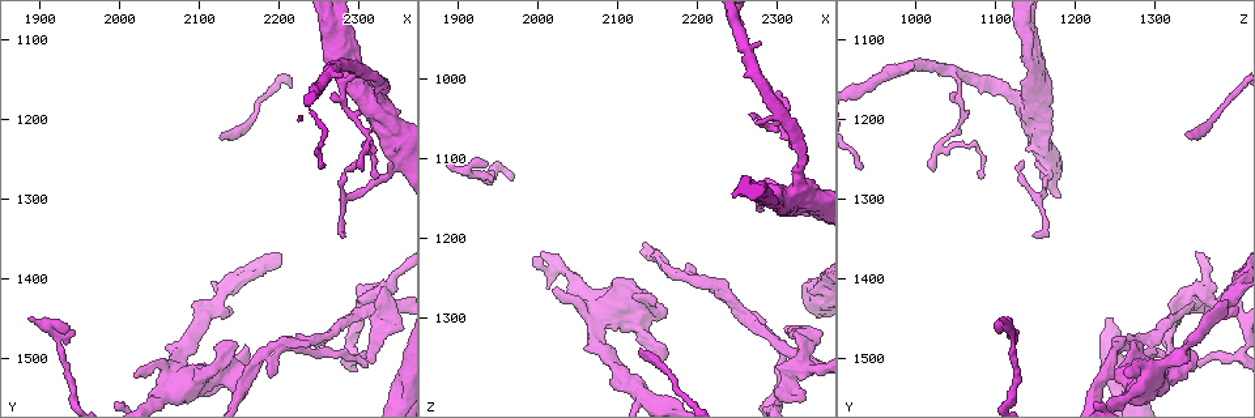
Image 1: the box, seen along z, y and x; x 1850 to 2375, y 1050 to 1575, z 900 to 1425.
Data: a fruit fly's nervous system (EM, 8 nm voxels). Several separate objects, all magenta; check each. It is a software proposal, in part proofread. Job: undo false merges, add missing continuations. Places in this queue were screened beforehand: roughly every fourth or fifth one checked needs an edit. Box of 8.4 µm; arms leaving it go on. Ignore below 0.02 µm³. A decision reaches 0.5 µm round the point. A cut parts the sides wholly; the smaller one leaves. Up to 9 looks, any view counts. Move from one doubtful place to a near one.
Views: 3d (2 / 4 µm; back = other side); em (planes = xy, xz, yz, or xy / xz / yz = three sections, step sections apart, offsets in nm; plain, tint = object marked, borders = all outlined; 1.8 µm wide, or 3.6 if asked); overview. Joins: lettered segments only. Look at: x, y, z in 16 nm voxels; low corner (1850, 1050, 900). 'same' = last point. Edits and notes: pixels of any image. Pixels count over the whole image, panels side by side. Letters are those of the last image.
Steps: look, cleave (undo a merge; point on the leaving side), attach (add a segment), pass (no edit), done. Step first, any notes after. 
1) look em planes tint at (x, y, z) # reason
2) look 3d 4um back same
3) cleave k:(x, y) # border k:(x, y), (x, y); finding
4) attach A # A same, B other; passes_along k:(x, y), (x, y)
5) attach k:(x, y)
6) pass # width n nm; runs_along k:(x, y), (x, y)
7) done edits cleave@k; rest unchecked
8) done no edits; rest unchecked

look 3d 2um at (2020, 1520, 1265) # an open end

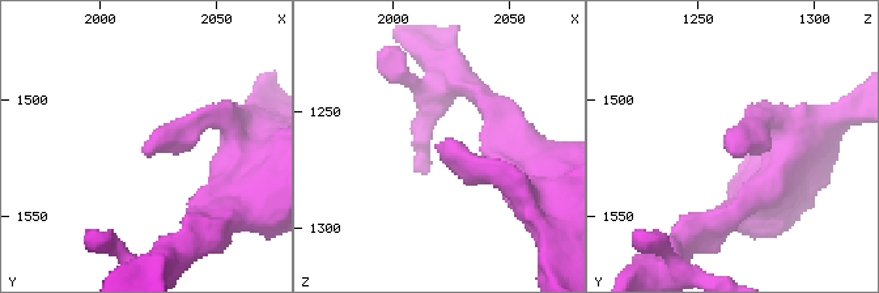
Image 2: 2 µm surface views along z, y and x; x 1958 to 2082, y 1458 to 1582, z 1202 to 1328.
look em planes tint at (2019, 1522, 1266) # need the tissue

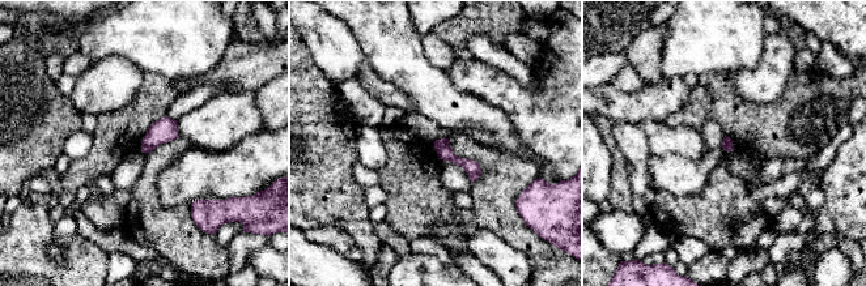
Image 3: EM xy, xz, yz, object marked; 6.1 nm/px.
look em planes borders same # what lies round it

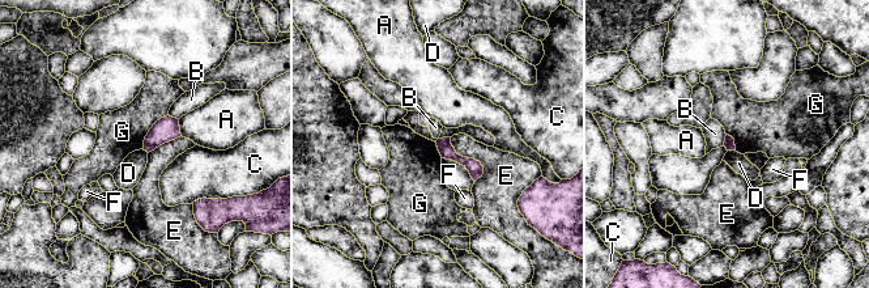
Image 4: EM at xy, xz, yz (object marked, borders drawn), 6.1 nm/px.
pass # A other, B other, C other, D other, E other, F other, G other; runs_along 4:(439, 143), (478, 173); none of them fits

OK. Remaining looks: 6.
look em xy step 8 tint at (1925, 1475, 1120) # calibre changes

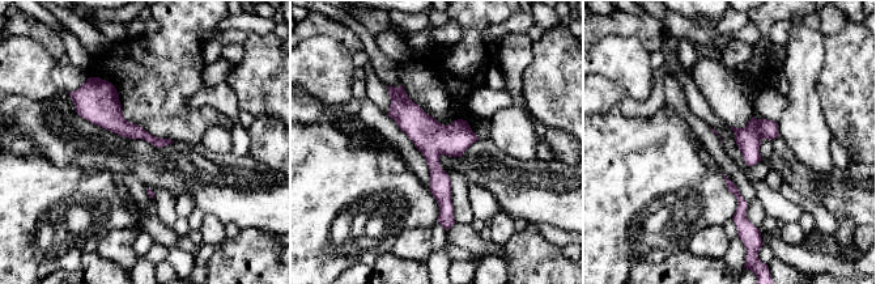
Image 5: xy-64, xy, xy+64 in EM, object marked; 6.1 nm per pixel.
look em xz step 8 borders same

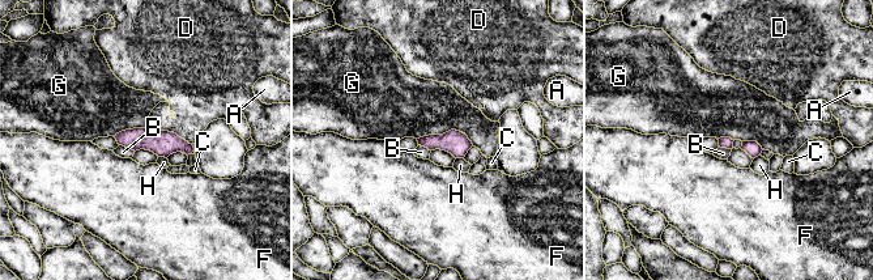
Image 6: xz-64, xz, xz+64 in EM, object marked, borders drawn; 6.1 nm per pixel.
pass # A other, B other, C other, D other, F other, G other, H other; runs_along 6:(119, 136), (150, 139), (190, 148); all the same neuron

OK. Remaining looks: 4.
look 3d 2um back at (2145, 1510, 1300)

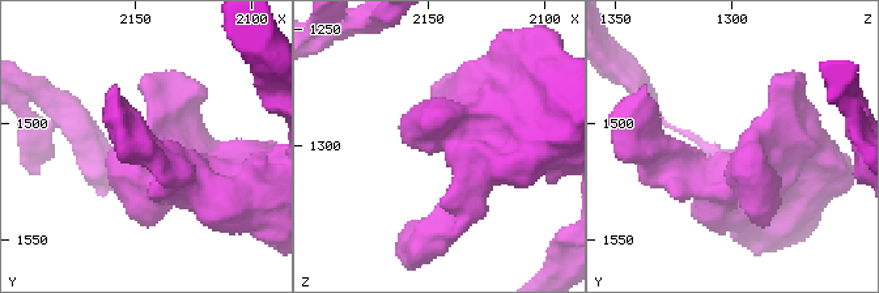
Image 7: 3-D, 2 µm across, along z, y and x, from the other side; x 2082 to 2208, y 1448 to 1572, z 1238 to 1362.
look em xz step 16 tint at (2145, 1508, 1298)

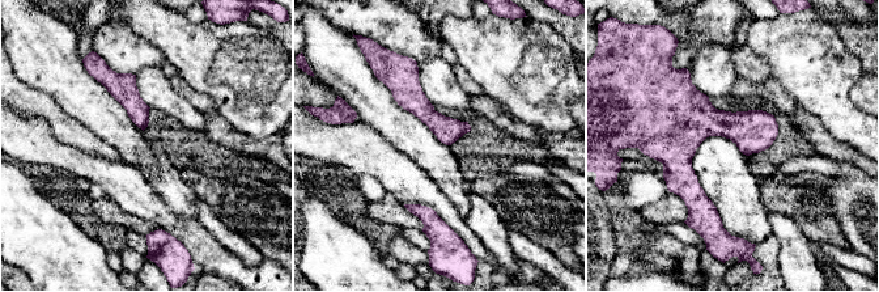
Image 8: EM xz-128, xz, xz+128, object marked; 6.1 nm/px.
look em planes borders same # another direction

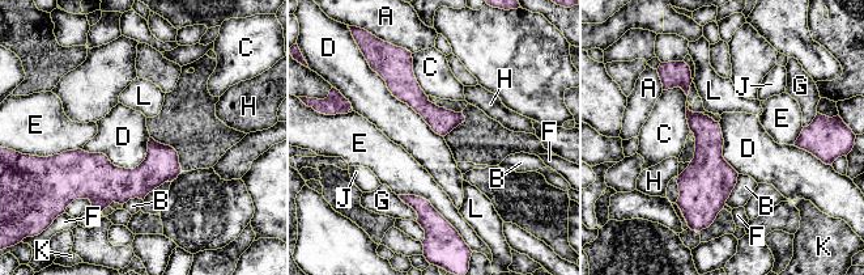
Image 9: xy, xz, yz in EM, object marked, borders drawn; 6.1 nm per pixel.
pass # A other, B other, C other, D other, E other, F other, G other, H other, J other, K other, L other; border 9:(149, 136), (133, 168), (81, 149); none of them fits

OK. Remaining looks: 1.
look em yz step 4 borders at (2335, 1425, 1345)

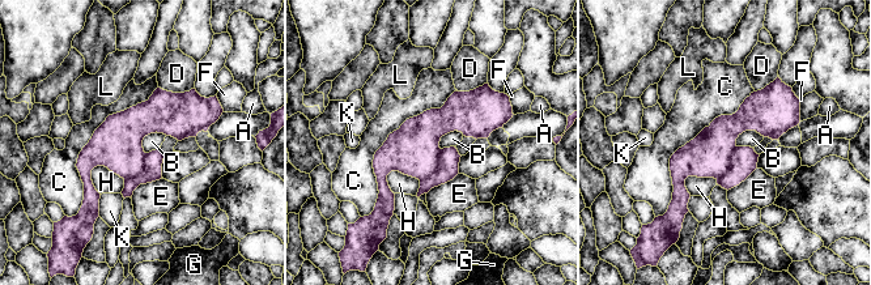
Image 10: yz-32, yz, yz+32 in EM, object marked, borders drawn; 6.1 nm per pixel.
cleave 10:(447, 165) # width 300 nm; A other, B other, C other, D other, E other, F other, G other, H other, K other, L other; border 10:(441, 149), (437, 167), (420, 181); two neurons meet here

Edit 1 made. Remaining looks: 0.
done edits cleave@10; rest unchecked

